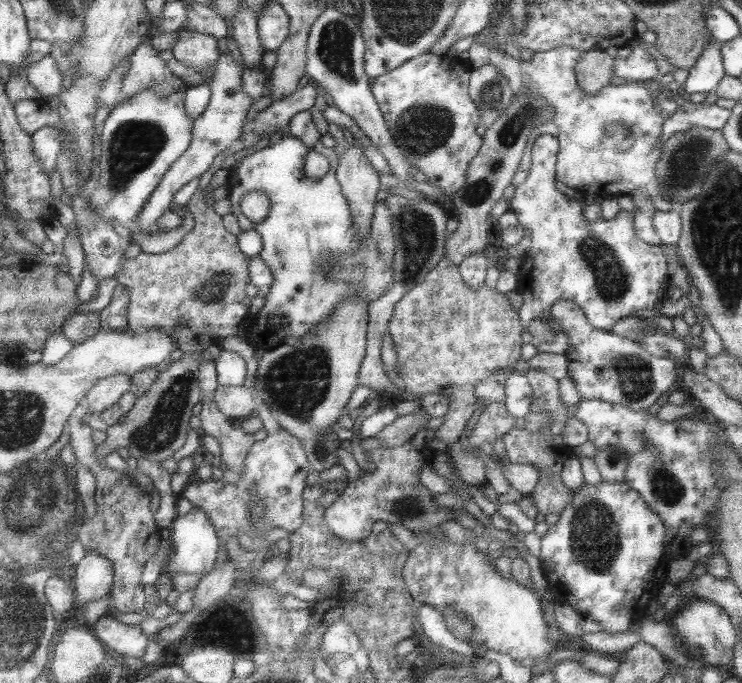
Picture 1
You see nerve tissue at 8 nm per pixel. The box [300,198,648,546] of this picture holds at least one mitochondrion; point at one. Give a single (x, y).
(416, 230)

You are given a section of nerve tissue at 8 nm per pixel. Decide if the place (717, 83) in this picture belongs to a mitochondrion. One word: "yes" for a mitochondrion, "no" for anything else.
no

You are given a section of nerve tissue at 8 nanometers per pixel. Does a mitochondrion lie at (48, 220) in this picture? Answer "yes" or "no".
no

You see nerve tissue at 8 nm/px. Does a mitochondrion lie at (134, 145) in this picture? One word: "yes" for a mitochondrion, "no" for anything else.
yes

